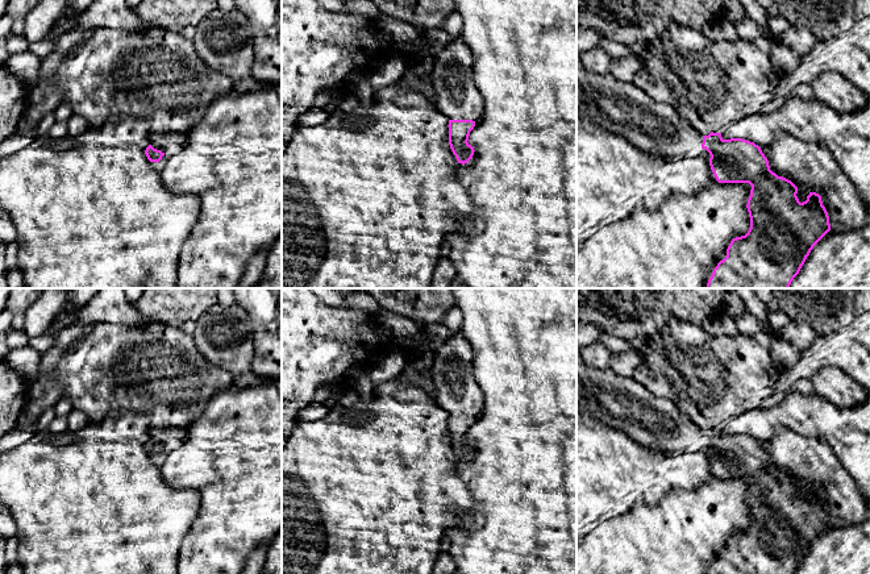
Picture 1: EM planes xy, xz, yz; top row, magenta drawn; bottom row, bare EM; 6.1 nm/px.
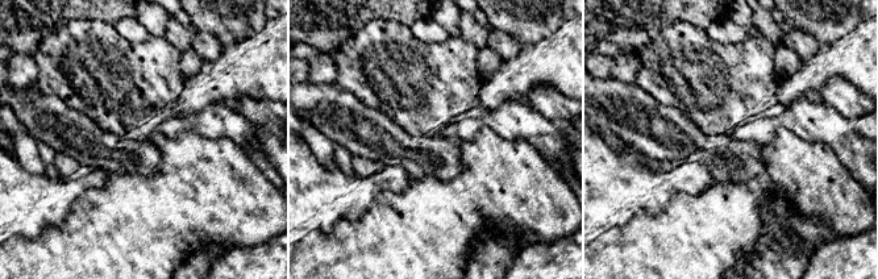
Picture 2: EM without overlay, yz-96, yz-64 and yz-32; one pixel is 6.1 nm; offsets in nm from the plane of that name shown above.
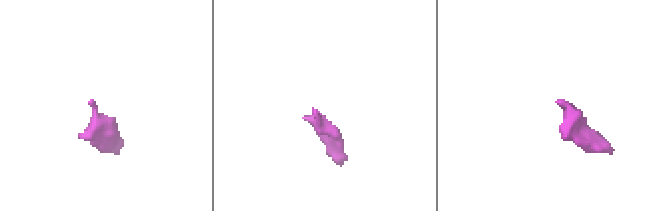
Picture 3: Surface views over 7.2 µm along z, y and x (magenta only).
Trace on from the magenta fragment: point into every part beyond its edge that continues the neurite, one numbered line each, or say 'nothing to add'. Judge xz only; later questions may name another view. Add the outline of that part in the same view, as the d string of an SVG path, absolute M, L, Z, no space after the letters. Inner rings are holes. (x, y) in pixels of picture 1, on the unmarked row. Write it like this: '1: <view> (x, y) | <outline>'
1: xz (457, 391) | M462 330L433 348L436 400L449 415L479 416L484 395L473 373L473 348Z

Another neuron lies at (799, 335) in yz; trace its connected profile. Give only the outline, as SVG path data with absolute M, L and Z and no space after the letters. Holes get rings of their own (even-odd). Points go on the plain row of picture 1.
M791 320L779 330L779 333L783 341L802 352L807 350L816 337L815 330L808 324Z

